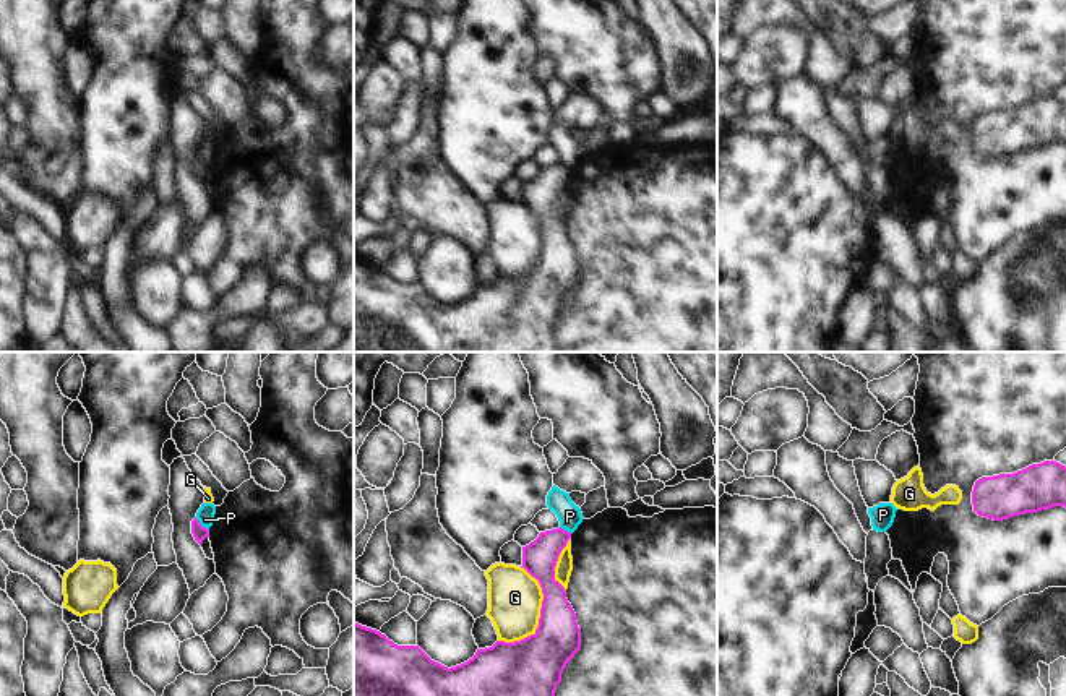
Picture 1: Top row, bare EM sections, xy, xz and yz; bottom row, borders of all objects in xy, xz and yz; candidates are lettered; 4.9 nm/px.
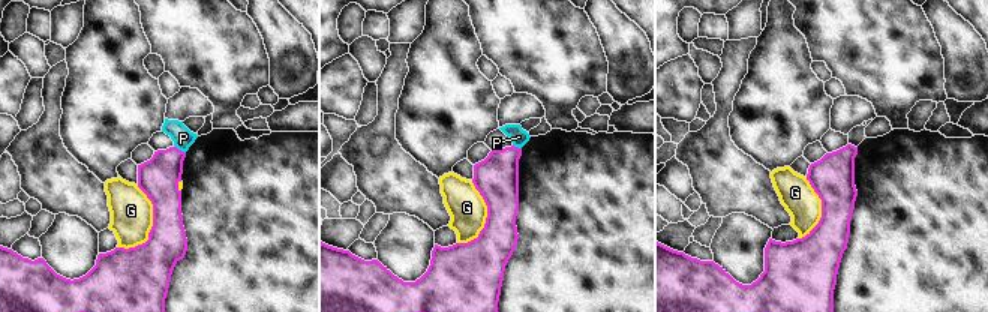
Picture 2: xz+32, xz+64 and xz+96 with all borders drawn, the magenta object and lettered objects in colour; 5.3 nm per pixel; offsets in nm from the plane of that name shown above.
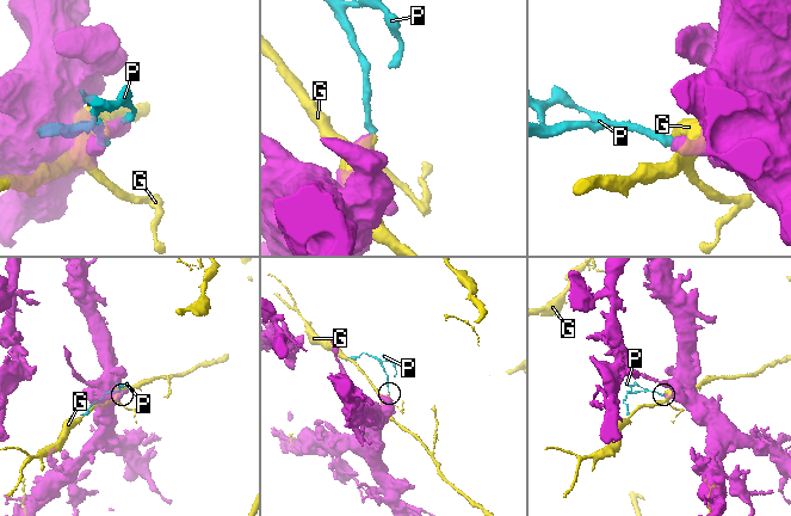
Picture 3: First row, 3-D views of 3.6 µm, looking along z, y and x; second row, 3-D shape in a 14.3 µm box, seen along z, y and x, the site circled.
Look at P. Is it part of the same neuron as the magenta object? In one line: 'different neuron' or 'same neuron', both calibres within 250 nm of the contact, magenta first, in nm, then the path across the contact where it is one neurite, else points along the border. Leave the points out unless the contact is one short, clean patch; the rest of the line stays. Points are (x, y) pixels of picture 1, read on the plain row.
different neuron; calibres 70 and 90 nm; border xy (195, 154), (208, 167)

